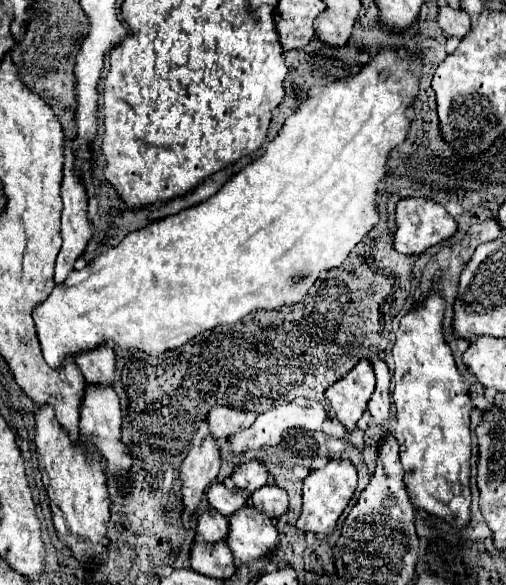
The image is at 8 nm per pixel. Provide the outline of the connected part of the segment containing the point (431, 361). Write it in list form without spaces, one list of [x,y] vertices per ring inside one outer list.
[[[432,294],[426,302],[408,312],[396,334],[394,394],[396,440],[404,468],[404,484],[416,508],[430,512],[456,528],[470,522],[470,412],[468,384],[462,380],[450,346],[442,338],[444,298]]]

